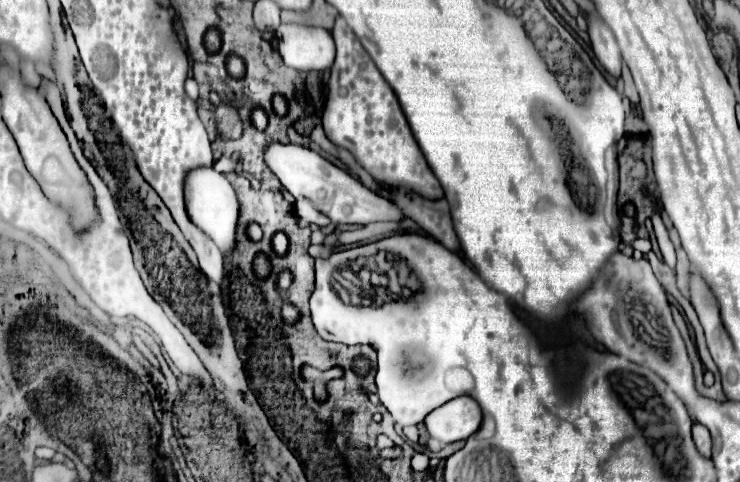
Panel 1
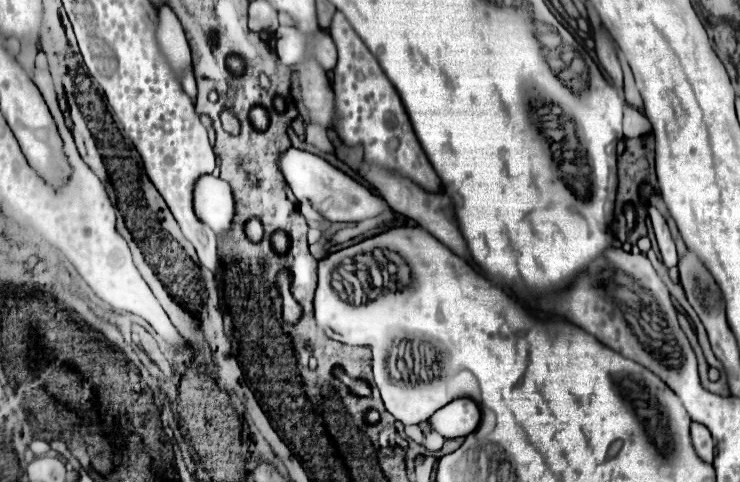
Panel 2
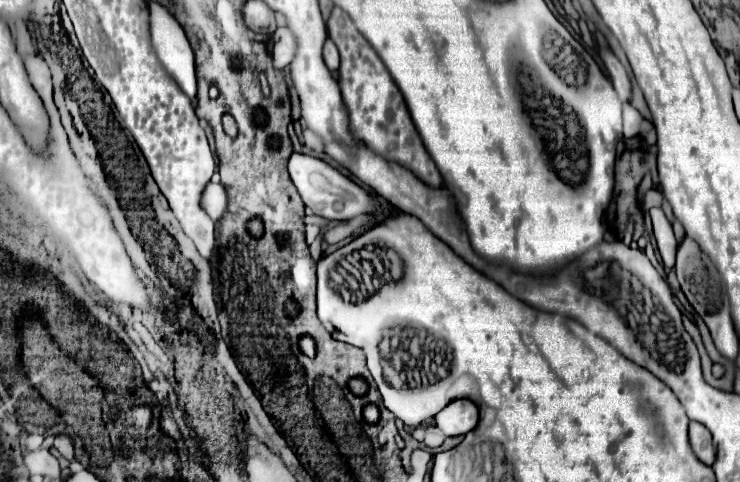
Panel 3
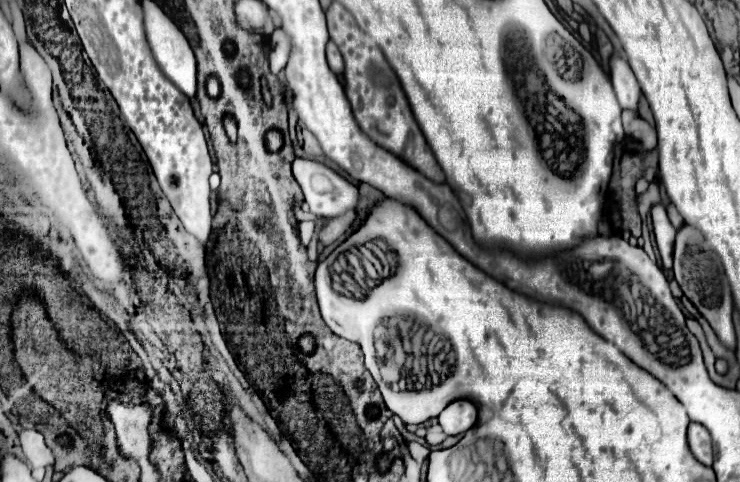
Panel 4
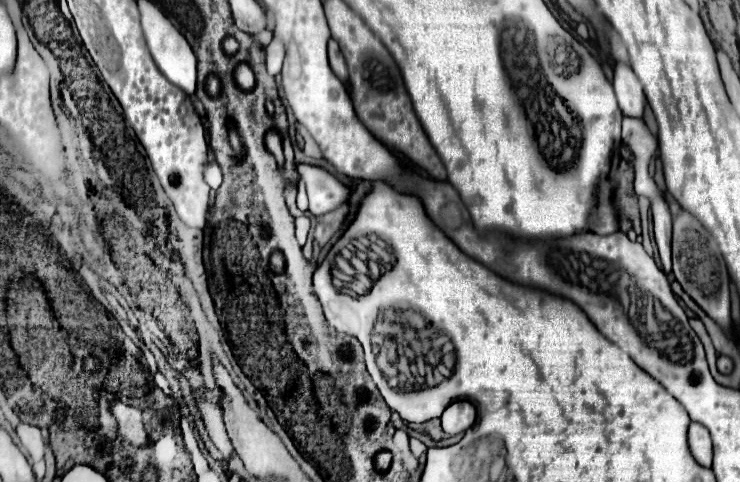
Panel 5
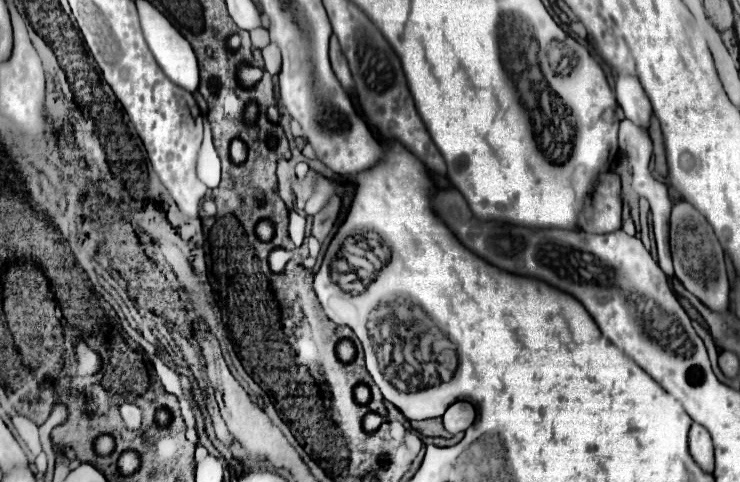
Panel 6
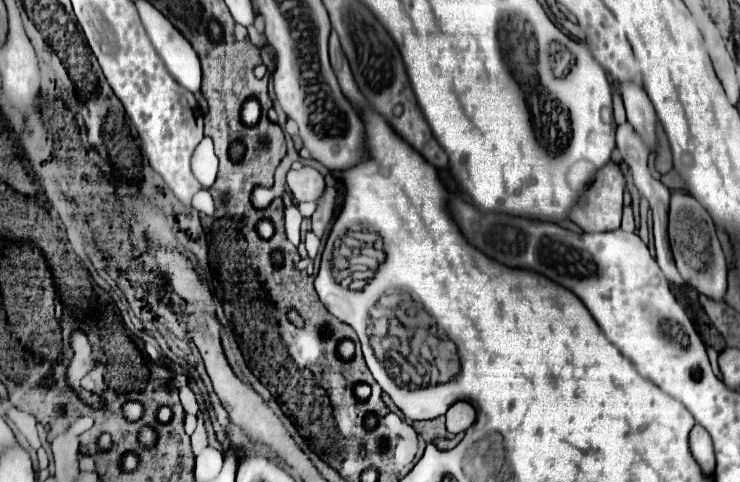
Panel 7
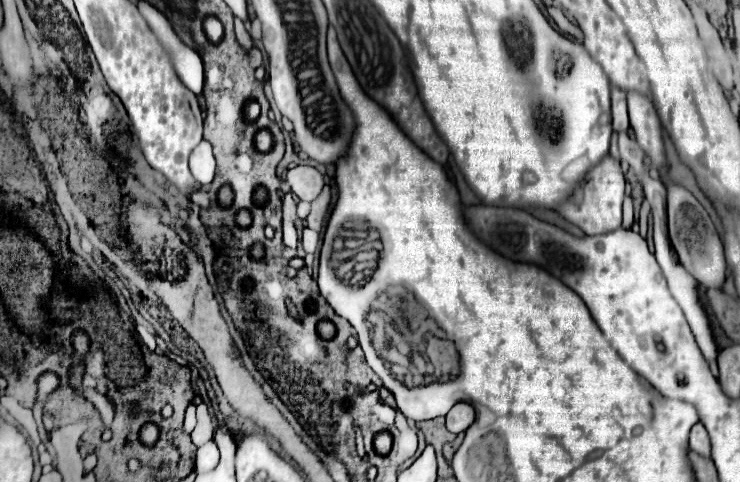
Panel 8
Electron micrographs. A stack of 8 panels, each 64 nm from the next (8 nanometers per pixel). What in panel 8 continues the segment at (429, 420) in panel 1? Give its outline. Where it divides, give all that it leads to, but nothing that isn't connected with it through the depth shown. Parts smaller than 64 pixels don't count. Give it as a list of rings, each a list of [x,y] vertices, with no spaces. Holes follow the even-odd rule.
[[[458,402],[448,414],[446,414],[446,428],[454,434],[460,434],[468,430],[468,426],[474,422],[474,408],[466,402]]]

